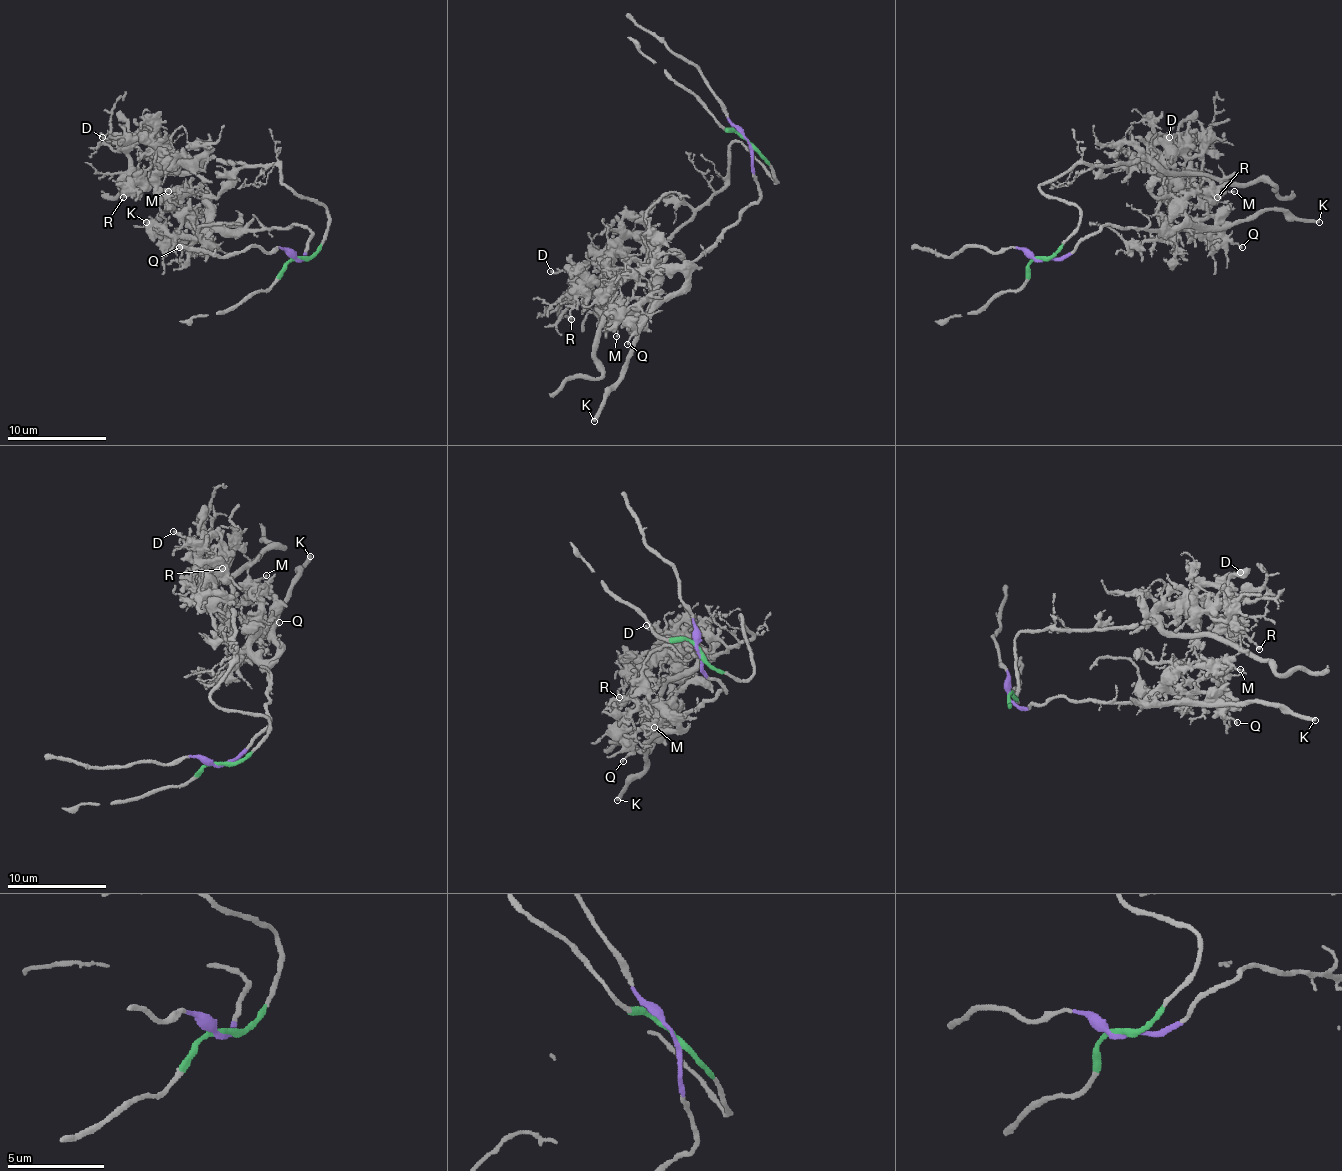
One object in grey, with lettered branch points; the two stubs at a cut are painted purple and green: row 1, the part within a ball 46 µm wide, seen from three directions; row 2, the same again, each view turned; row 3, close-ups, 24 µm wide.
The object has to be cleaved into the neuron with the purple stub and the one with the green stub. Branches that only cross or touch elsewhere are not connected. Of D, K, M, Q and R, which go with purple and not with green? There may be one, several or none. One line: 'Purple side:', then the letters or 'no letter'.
Purple side: K, M, Q

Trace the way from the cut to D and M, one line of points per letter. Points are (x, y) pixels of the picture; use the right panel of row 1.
D: (1039, 260), (1079, 225), (1079, 210), (1049, 198), (1044, 183), (1081, 163), (1151, 155), (1168, 138)
M: (1039, 260), (1066, 257), (1084, 240), (1106, 225), (1163, 230), (1168, 217), (1193, 193), (1235, 190)

